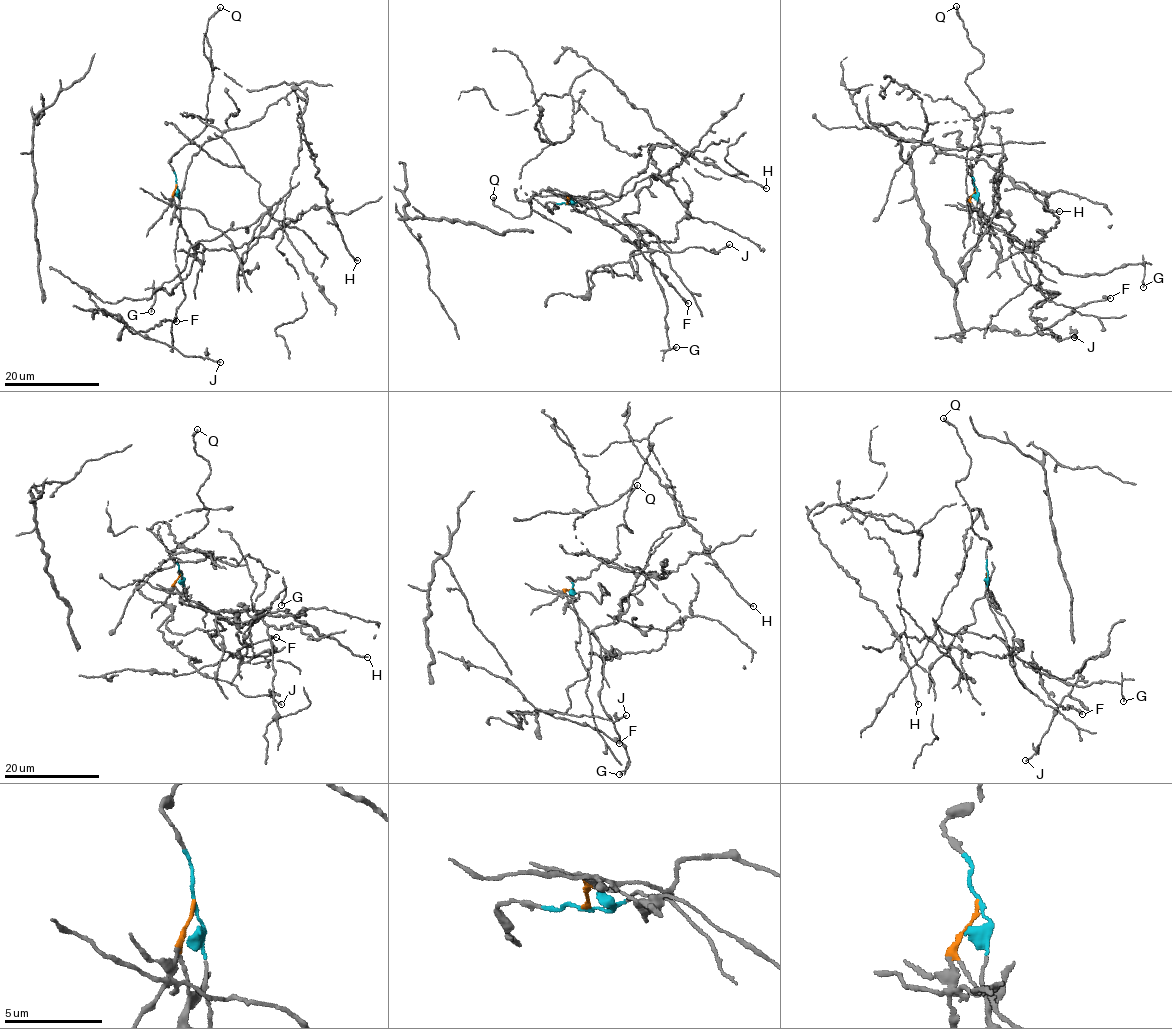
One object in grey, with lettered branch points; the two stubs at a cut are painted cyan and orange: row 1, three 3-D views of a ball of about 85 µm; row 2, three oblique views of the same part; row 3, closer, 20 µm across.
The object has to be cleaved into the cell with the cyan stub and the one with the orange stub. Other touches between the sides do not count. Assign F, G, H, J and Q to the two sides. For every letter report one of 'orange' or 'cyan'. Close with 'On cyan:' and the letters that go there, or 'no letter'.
F: orange
G: orange
H: orange
J: orange
Q: cyan
On cyan: Q

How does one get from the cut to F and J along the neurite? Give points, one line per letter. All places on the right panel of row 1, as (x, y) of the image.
F: (974, 189), (981, 221), (1017, 239), (1039, 286), (1059, 293), (1030, 308), (1036, 327), (1110, 298)
J: (974, 189), (981, 221), (1017, 239), (1039, 286), (1059, 293), (1030, 308), (1039, 333), (1074, 336)

